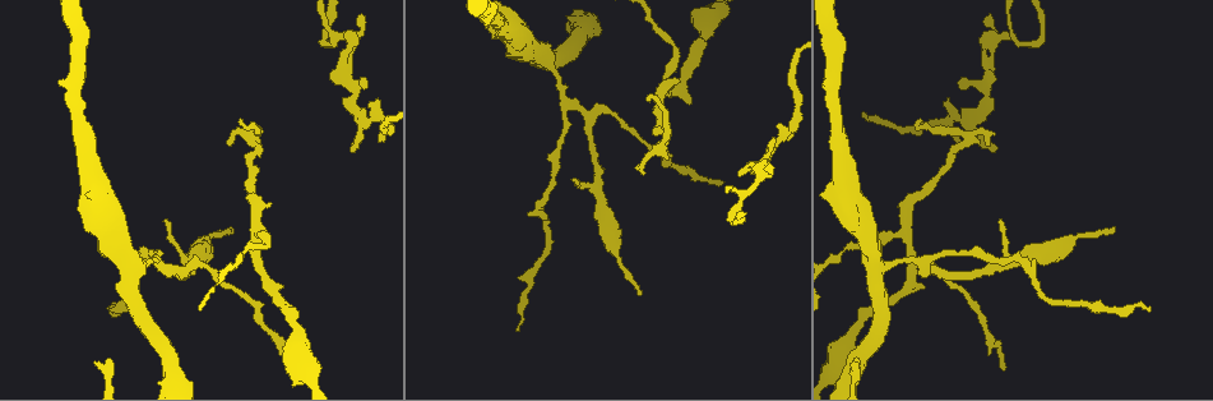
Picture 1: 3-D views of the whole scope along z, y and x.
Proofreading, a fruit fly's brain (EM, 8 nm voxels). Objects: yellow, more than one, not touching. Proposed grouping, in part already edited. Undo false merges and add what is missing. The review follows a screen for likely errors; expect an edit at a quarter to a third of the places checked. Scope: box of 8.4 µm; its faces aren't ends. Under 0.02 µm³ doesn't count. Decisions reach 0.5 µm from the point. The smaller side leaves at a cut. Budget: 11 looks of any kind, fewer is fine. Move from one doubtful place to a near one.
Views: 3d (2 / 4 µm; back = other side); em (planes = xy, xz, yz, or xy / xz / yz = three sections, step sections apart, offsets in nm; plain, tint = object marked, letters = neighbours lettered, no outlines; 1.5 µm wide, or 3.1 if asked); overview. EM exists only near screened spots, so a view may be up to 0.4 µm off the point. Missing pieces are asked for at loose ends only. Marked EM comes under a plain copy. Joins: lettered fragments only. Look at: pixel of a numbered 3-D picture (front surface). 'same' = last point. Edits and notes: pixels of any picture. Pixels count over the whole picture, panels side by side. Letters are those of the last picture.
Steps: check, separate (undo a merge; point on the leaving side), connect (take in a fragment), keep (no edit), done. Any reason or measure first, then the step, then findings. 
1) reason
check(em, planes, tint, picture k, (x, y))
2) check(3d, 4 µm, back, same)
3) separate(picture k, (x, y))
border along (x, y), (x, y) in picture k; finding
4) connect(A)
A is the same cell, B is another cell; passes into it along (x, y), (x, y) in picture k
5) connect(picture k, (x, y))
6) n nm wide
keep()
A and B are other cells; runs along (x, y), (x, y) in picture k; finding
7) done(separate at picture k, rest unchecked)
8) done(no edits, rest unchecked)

free end
check(3d, 4 µm, picture 1, (769, 168))

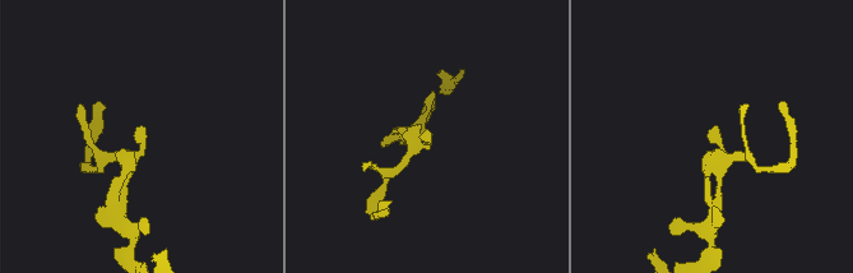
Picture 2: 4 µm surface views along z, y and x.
check(em, xy, step 8, letters, picture 2, (426, 141))

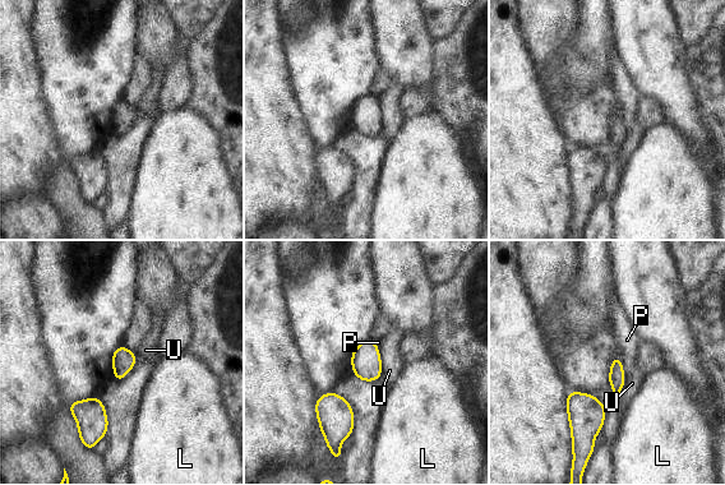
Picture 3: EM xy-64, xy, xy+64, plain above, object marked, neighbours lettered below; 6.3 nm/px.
check(em, planes, letters, same)

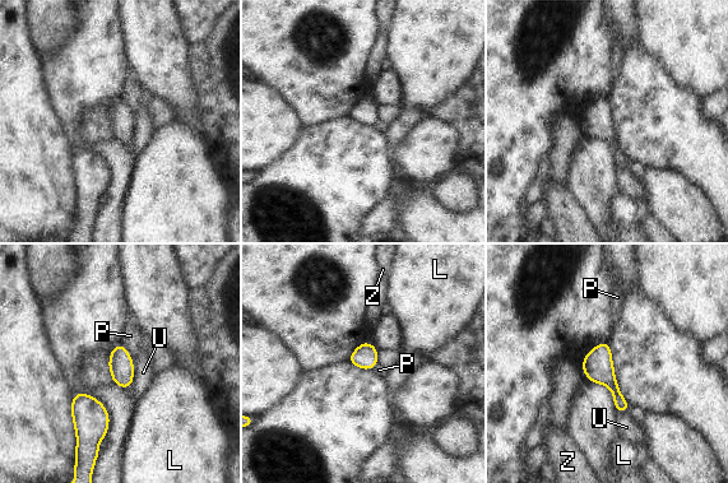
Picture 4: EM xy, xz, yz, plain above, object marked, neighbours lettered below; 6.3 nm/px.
keep()
L, P, U and Z are other cells; border along (120, 342), (134, 365) in picture 4; no lettered fragment goes on from it

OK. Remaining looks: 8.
branch stops here
check(em, planes, tint, picture 1, (651, 99))

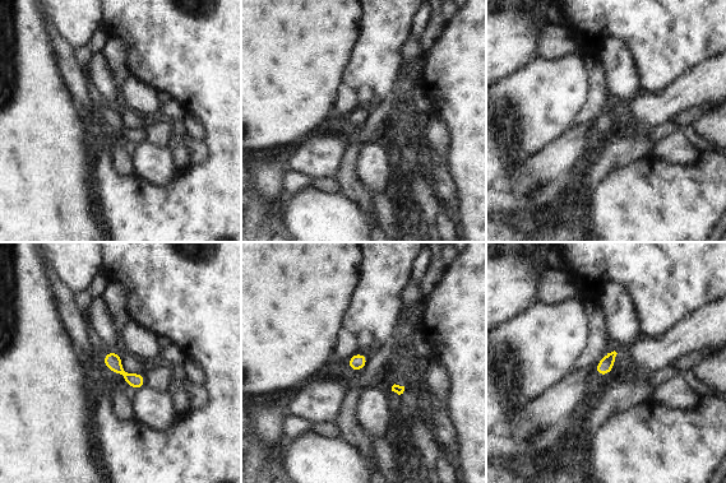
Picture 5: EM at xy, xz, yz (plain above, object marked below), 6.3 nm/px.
check(em, planes, letters, same)

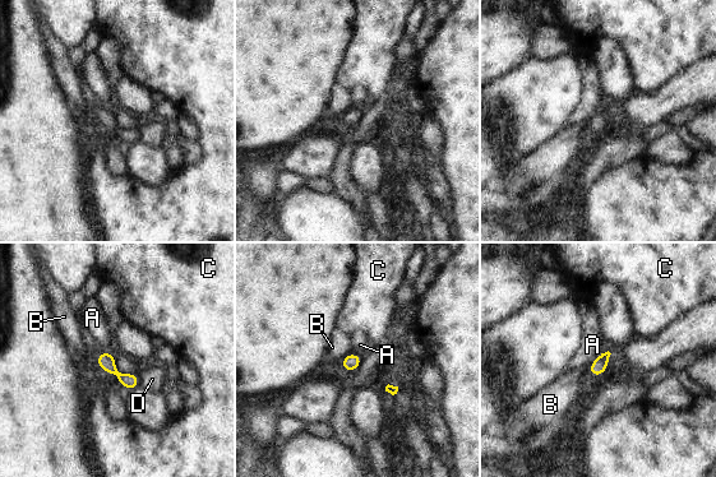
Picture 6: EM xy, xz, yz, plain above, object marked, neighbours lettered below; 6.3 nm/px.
A touches over 180 nm
keep()
A, B, C and D are other cells; border along (608, 350), (601, 352), (587, 369) in picture 6; no lettered fragment goes on from it

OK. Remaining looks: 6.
abrupt turn
check(3d, 4 µm, back, picture 1, (203, 263))

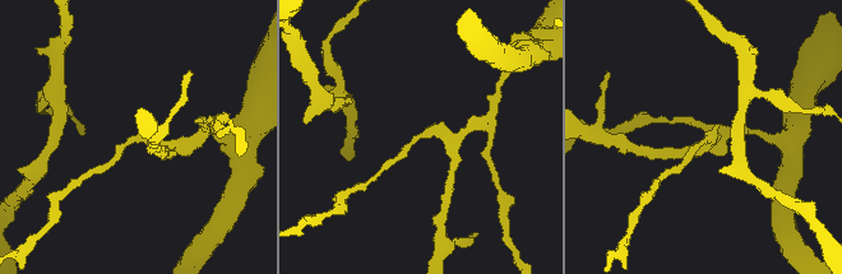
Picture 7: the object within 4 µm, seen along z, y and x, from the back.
shape alone is not enough
check(em, planes, tint, picture 7, (706, 136))

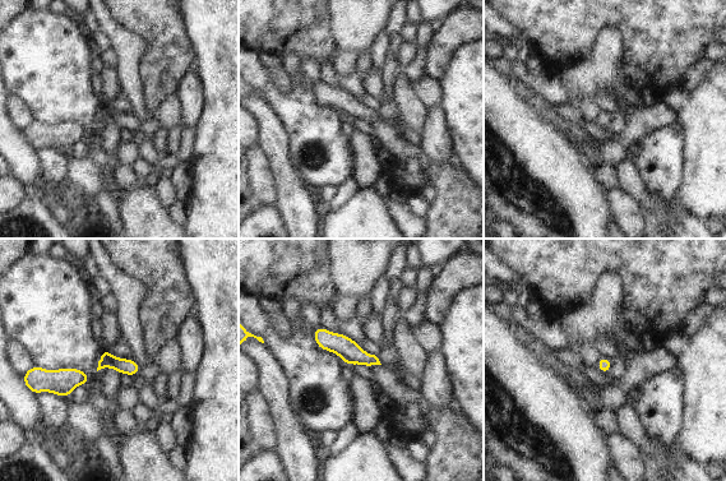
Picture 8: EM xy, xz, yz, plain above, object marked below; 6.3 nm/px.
check(em, planes, letters, same)

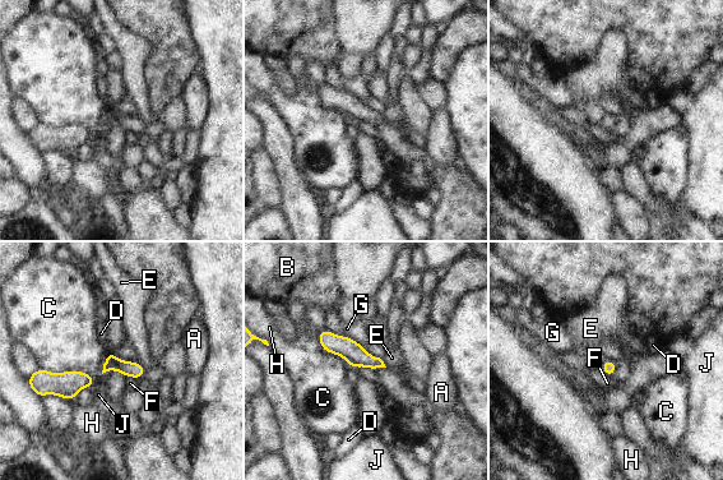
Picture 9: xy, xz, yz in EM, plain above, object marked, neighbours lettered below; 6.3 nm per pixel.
keep()
A, B, C, D, E, F, G, H and J are other cells; border along (126, 375), (131, 375), (137, 381) in picture 9; one neuron here

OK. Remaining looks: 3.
abrupt turn
check(em, xz, step 8, tint, picture 1, (1028, 262))

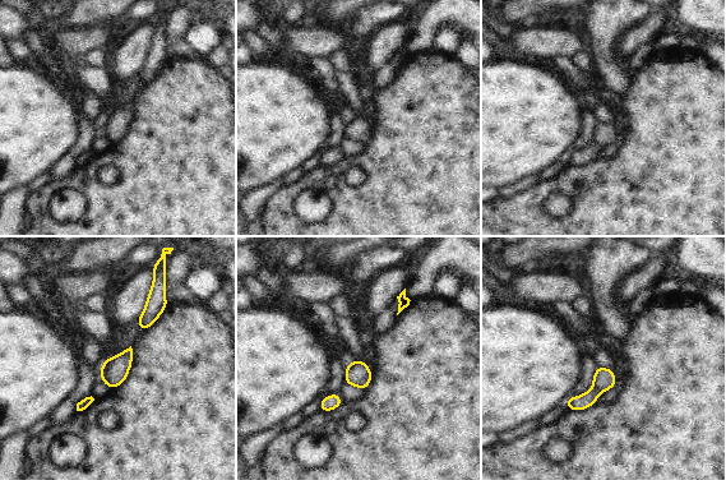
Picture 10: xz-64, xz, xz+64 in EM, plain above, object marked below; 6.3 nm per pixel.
another direction
check(em, planes, tint, same)

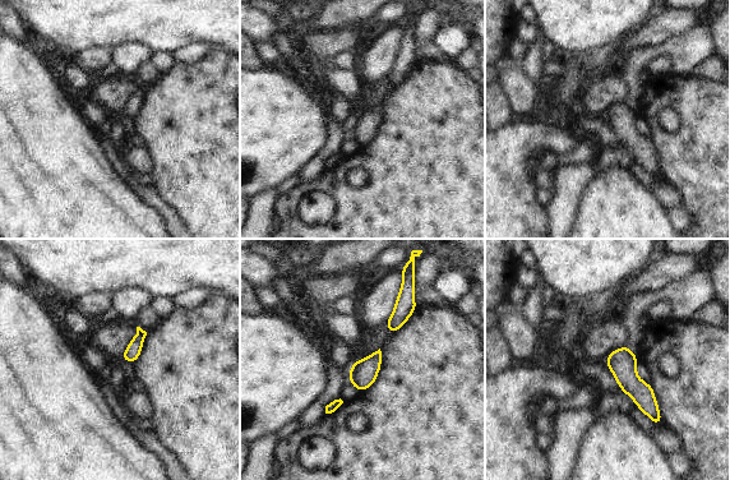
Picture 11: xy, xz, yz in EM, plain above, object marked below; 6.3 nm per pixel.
what lies round it
check(em, planes, letters, same)

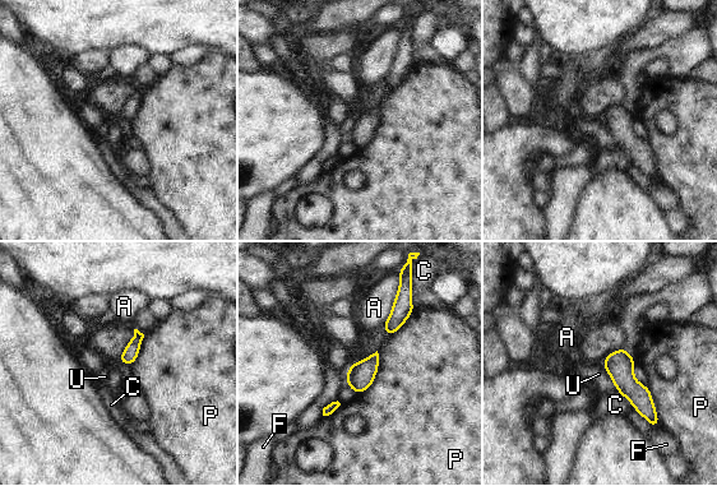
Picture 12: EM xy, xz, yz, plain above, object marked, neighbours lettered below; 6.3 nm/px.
keep()
A, C, F, P and U are other cells; all the same neuron

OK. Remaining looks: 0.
done(no edits, rest unchecked)

